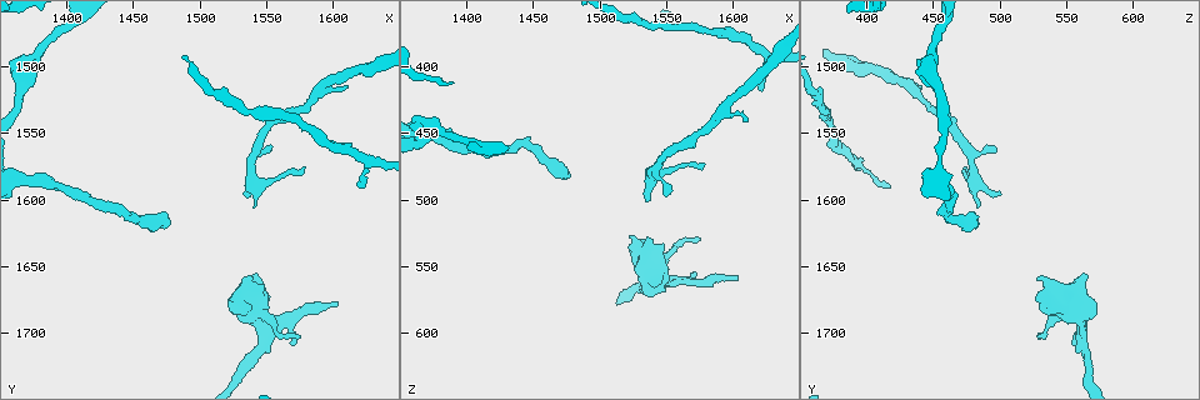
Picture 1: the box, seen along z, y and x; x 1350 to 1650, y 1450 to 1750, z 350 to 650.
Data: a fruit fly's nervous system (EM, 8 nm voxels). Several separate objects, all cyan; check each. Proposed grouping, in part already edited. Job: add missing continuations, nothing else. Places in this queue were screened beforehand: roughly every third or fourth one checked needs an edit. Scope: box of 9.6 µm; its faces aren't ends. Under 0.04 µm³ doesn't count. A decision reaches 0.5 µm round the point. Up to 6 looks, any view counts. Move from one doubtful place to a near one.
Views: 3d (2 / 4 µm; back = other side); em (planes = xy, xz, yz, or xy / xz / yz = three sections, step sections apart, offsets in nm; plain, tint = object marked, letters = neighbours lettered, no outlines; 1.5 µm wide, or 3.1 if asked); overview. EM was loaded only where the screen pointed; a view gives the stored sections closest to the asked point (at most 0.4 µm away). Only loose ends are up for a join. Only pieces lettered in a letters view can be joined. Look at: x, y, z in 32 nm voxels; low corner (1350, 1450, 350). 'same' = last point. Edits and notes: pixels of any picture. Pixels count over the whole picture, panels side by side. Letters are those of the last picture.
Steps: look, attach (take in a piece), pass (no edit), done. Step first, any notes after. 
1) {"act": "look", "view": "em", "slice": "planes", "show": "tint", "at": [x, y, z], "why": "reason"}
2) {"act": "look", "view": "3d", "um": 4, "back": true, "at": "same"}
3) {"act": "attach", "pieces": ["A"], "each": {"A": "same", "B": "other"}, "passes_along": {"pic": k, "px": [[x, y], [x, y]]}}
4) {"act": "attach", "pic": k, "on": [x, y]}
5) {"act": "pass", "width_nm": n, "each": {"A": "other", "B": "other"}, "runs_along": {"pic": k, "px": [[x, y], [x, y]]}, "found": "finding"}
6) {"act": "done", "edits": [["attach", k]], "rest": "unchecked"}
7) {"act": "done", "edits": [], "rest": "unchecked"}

{"act": "look", "view": "em", "slice": "planes", "show": "letters", "at": [1606, 1678, 558], "why": "an open end"}

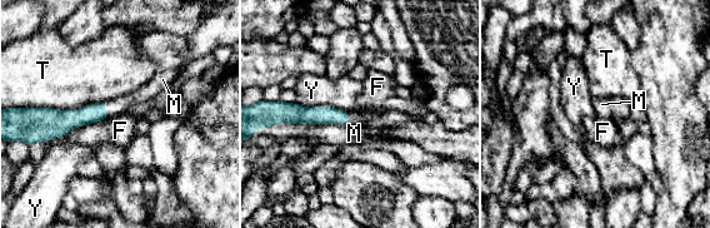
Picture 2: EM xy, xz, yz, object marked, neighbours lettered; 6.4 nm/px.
{"act": "attach", "pieces": ["M"], "width_nm": 100, "each": {"F": "other", "M": "same", "T": "other", "Y": "other"}, "passes_along": {"pic": 2, "px": [[323, 114], [338, 123], [354, 133]]}, "found": "the neuron continues"}

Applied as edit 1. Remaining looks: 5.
{"act": "look", "view": "em", "slice": "xy", "step": 8, "show": "tint", "at": [1536, 1596, 502], "why": "branch stops here"}

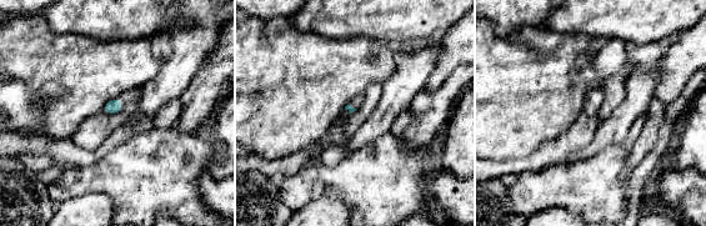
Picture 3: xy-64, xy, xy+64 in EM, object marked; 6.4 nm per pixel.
{"act": "look", "view": "em", "slice": "planes", "show": "letters", "at": "same"}

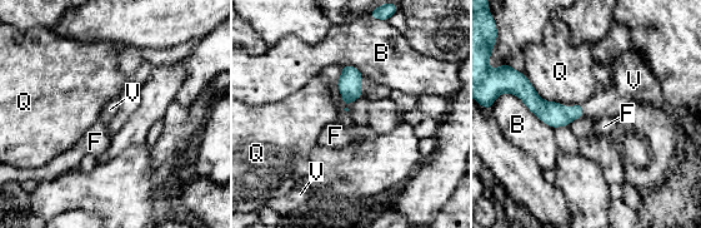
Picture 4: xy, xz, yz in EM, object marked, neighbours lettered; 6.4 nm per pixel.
{"act": "attach", "pieces": ["V"], "width_nm": 100, "each": {"B": "other", "F": "other", "Q": "other", "V": "same"}, "found": "the neuron continues"}

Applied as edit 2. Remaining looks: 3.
{"act": "look", "view": "em", "slice": "yz", "step": 4, "show": "tint", "at": [1578, 1574, 472], "why": "tapers out"}

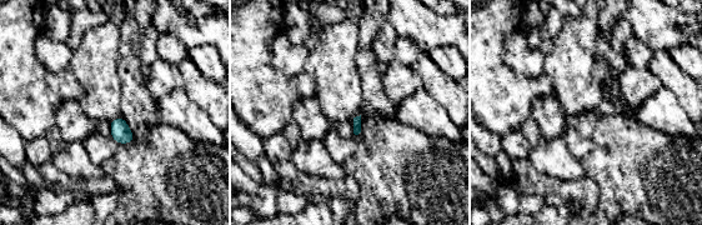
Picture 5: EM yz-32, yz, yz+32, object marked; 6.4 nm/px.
{"act": "look", "view": "em", "slice": "planes", "show": "letters", "at": "same", "why": "cut it another way"}

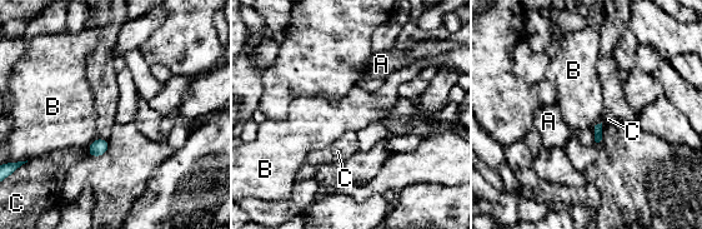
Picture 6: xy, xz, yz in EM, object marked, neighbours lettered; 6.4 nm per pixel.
{"act": "pass", "each": {"A": "other", "B": "other", "C": "other"}, "border": {"pic": 6, "px": [[95, 139], [88, 145]]}, "found": "no lettered piece goes on from it"}

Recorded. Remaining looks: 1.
{"act": "done", "edits": [["attach", 2], ["attach", 4]], "rest": "unchecked"}

